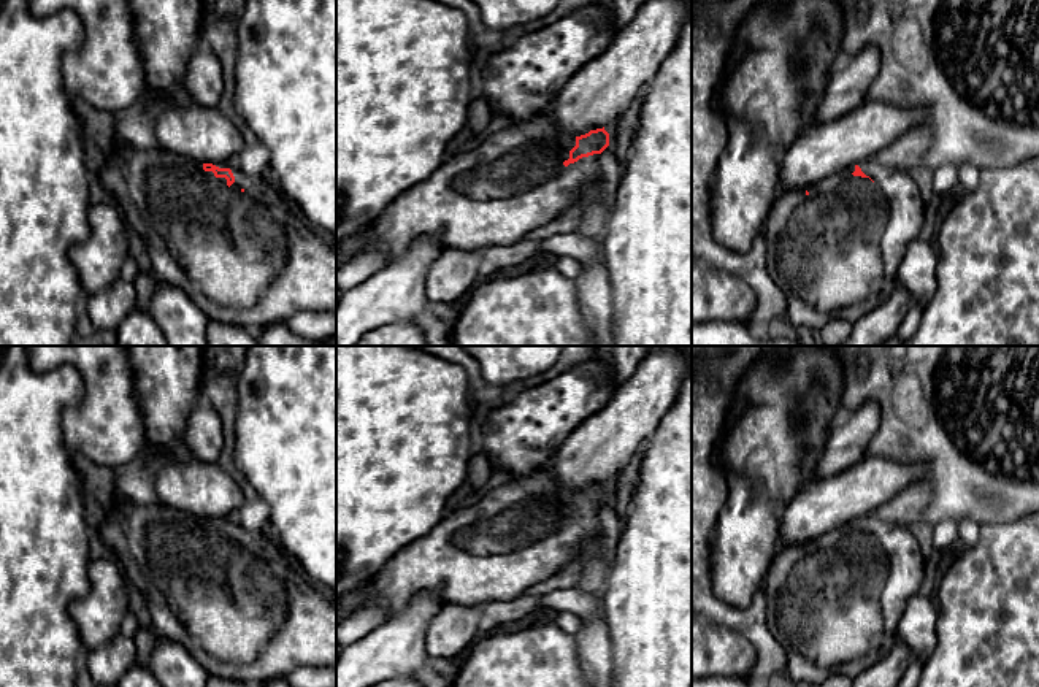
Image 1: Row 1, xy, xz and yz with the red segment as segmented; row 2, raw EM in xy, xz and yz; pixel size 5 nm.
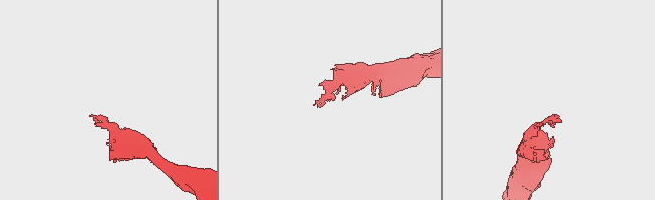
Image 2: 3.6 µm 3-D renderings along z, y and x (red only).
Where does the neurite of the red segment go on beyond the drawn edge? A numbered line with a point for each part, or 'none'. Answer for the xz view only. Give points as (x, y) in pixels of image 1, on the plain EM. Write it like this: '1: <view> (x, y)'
1: xz (514, 537)

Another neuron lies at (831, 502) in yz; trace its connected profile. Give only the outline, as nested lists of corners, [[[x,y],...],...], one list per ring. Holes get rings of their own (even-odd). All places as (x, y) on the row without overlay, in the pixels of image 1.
[[[865,457],[842,473],[804,487],[782,514],[779,551],[874,512],[904,489],[918,484],[926,470],[925,463]]]

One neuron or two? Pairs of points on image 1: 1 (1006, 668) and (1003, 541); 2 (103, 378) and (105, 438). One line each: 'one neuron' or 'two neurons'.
1: one neuron
2: one neuron

